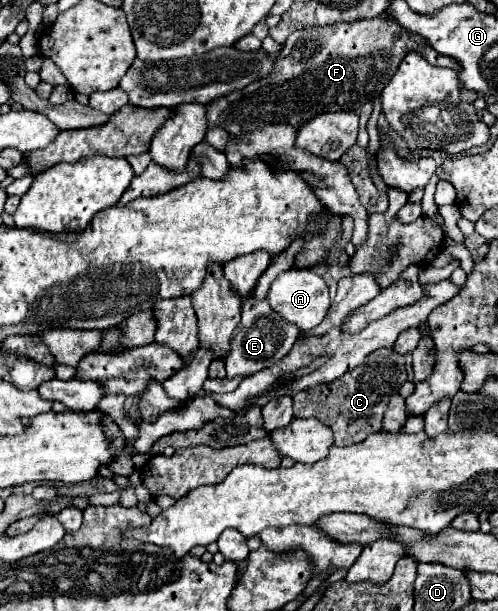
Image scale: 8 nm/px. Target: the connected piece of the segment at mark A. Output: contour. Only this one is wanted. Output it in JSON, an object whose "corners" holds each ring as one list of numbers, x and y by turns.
{"corners":[[292,268,288,272,282,272,272,282,272,286,266,294,266,300,270,302,270,306,276,314,280,314,286,322,296,324,302,332,318,326,330,308,330,296,328,296,326,282,308,268]]}

